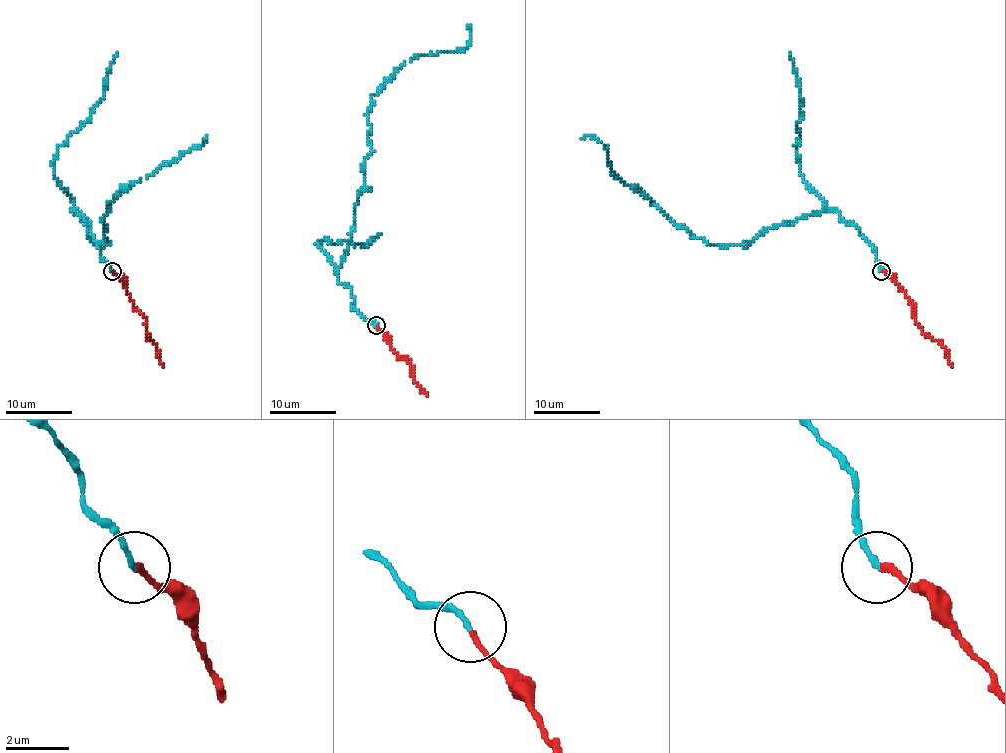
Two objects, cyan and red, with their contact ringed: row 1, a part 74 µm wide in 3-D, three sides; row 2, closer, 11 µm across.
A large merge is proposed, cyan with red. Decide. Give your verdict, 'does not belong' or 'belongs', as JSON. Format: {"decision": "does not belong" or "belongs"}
{"decision": "belongs"}

